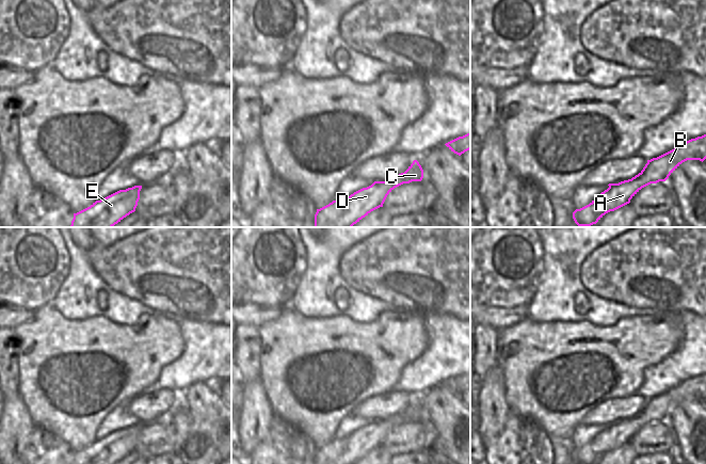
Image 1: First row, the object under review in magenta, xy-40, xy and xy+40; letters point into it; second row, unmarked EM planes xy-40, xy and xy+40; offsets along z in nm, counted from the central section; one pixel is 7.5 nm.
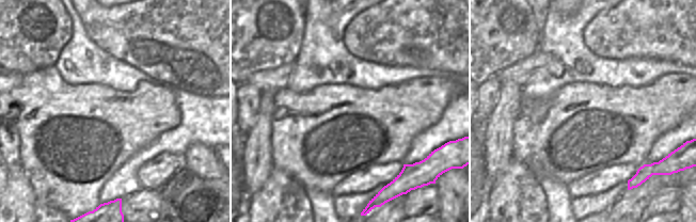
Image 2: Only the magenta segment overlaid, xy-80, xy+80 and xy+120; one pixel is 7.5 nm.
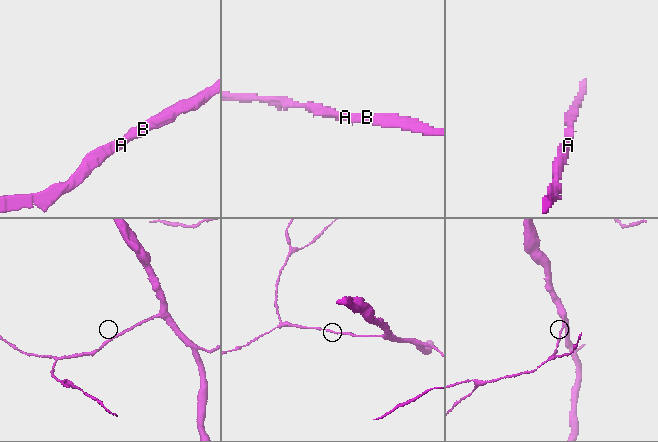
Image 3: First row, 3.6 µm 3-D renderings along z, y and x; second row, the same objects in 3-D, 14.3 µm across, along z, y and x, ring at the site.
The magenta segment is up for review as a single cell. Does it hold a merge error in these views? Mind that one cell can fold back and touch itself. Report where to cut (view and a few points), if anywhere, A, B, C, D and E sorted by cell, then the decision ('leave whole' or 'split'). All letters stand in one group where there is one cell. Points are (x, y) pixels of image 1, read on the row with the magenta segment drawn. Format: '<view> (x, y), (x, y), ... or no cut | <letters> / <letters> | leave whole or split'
no cut | A B C D E | leave whole

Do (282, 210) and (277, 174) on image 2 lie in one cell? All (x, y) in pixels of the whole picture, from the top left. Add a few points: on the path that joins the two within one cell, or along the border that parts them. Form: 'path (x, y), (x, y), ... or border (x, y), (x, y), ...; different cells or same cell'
path (282, 202), (279, 183); same cell

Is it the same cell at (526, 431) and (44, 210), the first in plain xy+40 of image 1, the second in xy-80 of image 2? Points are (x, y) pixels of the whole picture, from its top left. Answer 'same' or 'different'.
same

